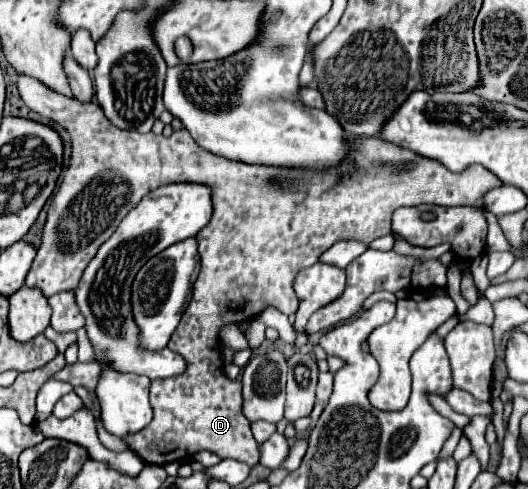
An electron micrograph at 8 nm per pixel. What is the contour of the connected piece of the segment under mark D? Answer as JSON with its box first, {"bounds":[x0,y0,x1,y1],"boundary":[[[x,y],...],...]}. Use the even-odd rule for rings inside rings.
{"bounds":[17,75,503,465],"boundary":[[[19,75],[19,81],[17,81],[17,87],[19,87],[19,95],[21,99],[25,101],[25,105],[39,113],[41,117],[47,117],[55,123],[59,123],[71,137],[71,161],[69,161],[69,167],[65,171],[65,177],[59,185],[59,189],[55,191],[53,195],[53,201],[51,201],[51,207],[47,211],[47,221],[45,221],[45,227],[43,227],[43,239],[41,239],[41,245],[37,249],[37,255],[35,255],[35,261],[25,277],[25,285],[27,287],[35,287],[35,289],[41,289],[41,293],[45,297],[51,297],[55,293],[61,293],[61,291],[71,291],[75,289],[77,281],[81,279],[81,273],[83,269],[87,267],[87,261],[91,261],[99,249],[99,245],[103,241],[107,241],[111,237],[111,233],[119,227],[121,219],[153,189],[161,187],[161,185],[169,185],[169,183],[201,183],[201,185],[209,185],[211,187],[211,201],[213,201],[213,215],[211,215],[211,221],[197,233],[197,243],[199,243],[199,257],[201,257],[201,271],[193,283],[193,293],[191,293],[191,301],[179,321],[179,327],[175,329],[175,333],[171,335],[171,341],[167,343],[167,347],[179,355],[183,355],[183,359],[187,361],[187,369],[185,373],[181,373],[179,377],[167,377],[167,379],[153,379],[149,387],[149,399],[153,410],[153,419],[145,429],[141,429],[139,433],[131,433],[131,437],[125,437],[123,441],[127,443],[127,447],[139,455],[147,465],[167,465],[167,463],[173,463],[173,461],[181,461],[181,459],[187,459],[203,449],[219,455],[221,459],[237,459],[237,461],[245,461],[247,465],[257,465],[259,463],[259,449],[257,449],[257,441],[253,439],[253,433],[249,429],[249,421],[243,417],[243,397],[241,397],[241,381],[231,381],[229,377],[225,377],[223,373],[223,361],[221,361],[221,349],[219,349],[219,329],[223,325],[229,325],[229,323],[245,323],[249,321],[251,317],[257,317],[263,309],[267,307],[275,307],[279,309],[281,313],[285,315],[293,315],[295,309],[297,309],[297,297],[293,293],[293,279],[295,279],[295,273],[305,269],[305,267],[311,267],[313,263],[319,261],[319,257],[337,241],[343,241],[343,239],[355,239],[355,241],[361,241],[361,243],[371,243],[373,239],[377,237],[383,237],[387,233],[391,233],[391,213],[399,207],[405,207],[405,205],[421,205],[421,203],[435,203],[435,205],[443,205],[443,207],[455,207],[455,205],[475,205],[475,203],[481,203],[483,199],[483,193],[487,193],[489,189],[495,189],[499,185],[503,185],[499,181],[499,177],[495,177],[493,173],[487,173],[487,169],[483,169],[483,165],[471,165],[471,169],[463,169],[463,173],[453,173],[449,171],[445,165],[439,165],[439,161],[431,161],[429,157],[419,157],[417,153],[411,153],[409,149],[399,149],[399,145],[391,145],[387,141],[379,141],[379,137],[355,137],[355,135],[347,135],[345,141],[351,149],[351,153],[347,153],[347,161],[343,161],[343,165],[339,165],[339,169],[331,169],[331,173],[315,173],[315,169],[309,169],[309,171],[297,171],[297,169],[275,169],[275,167],[263,167],[263,165],[249,165],[249,163],[243,163],[243,161],[233,161],[233,159],[225,159],[225,157],[219,157],[219,155],[213,155],[205,149],[201,149],[193,139],[191,135],[181,129],[177,133],[173,133],[171,137],[163,137],[163,135],[155,135],[155,133],[137,133],[137,131],[123,131],[115,125],[109,123],[109,119],[103,115],[101,107],[97,103],[89,103],[89,105],[83,105],[79,103],[77,99],[69,99],[61,93],[55,93],[51,91],[49,87],[45,87],[43,83],[31,79],[31,77],[25,77],[25,75]],[[265,173],[271,175],[271,179],[265,179]]]}

